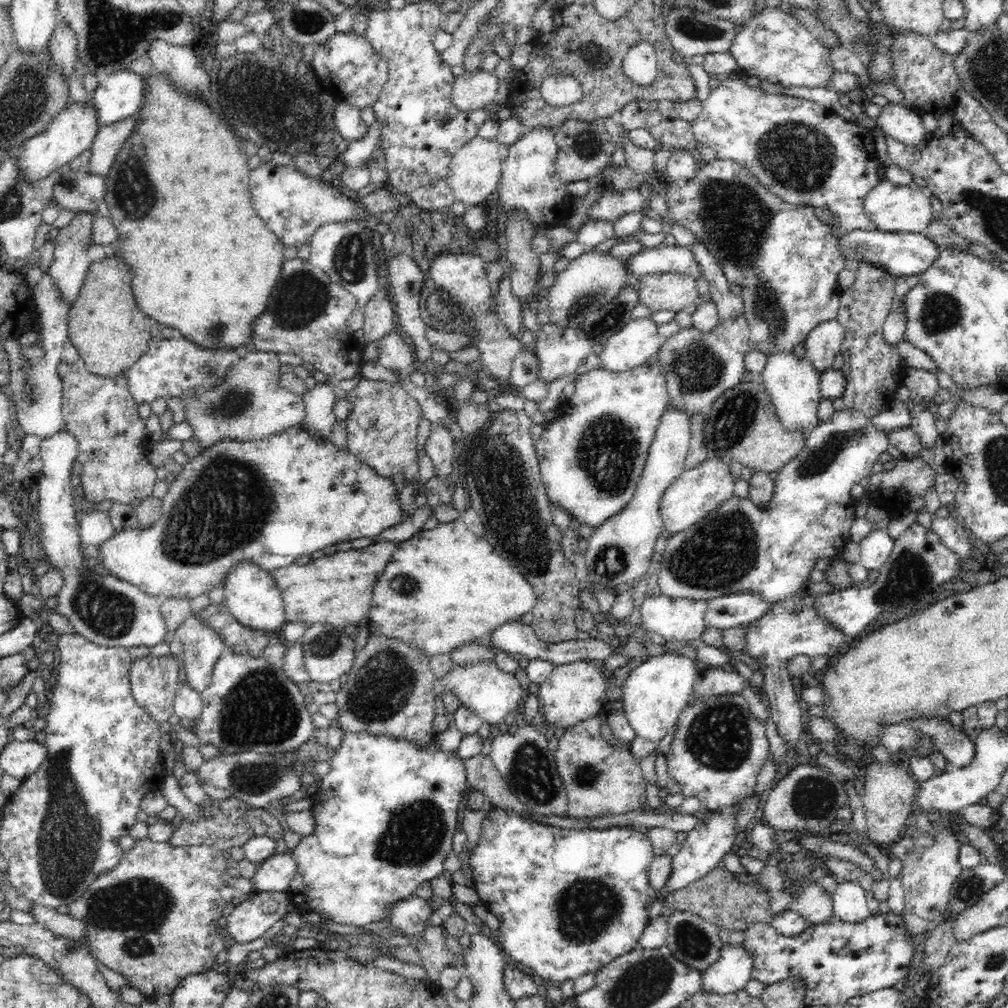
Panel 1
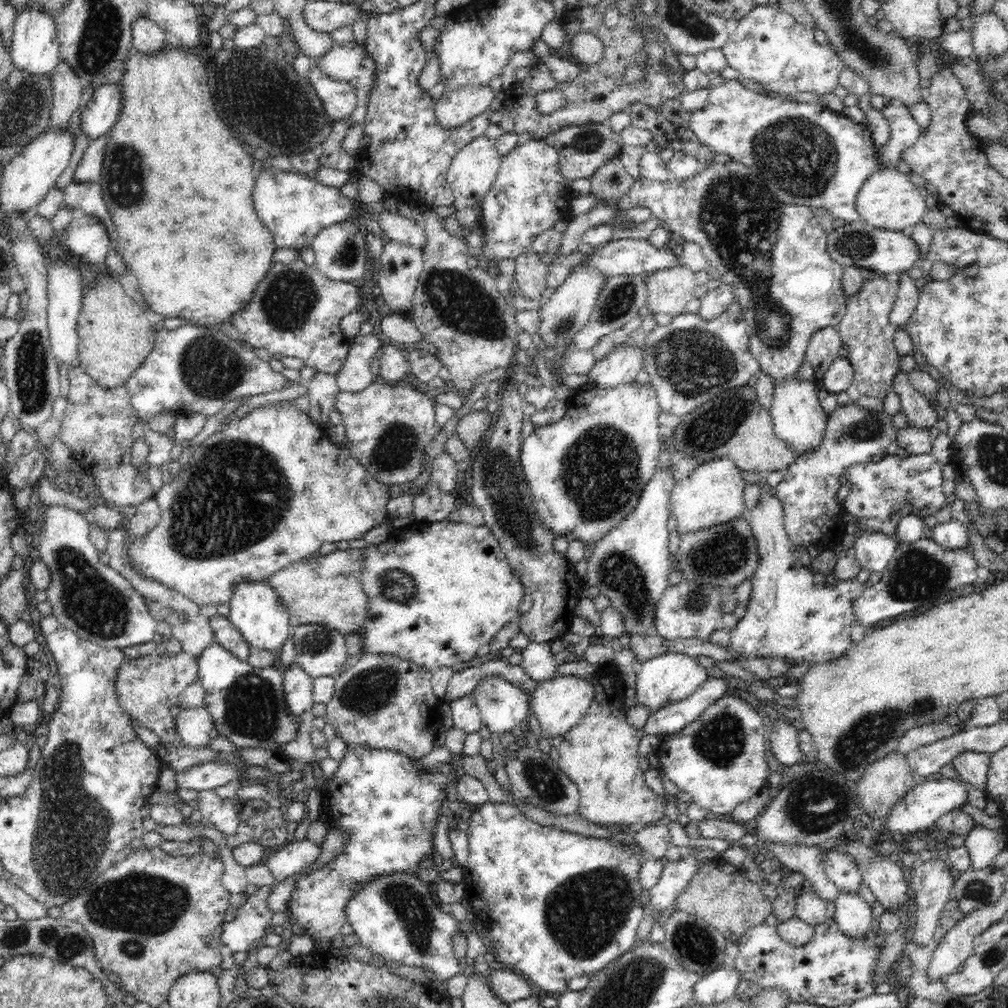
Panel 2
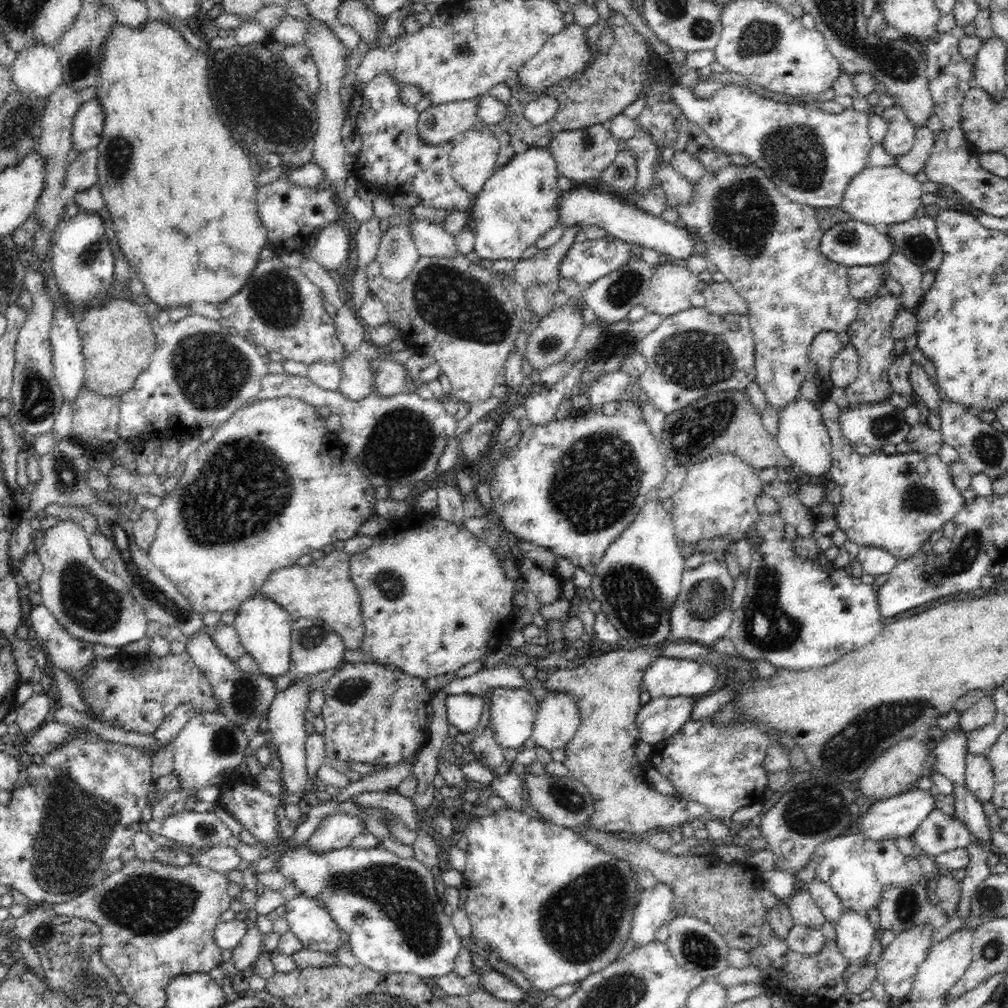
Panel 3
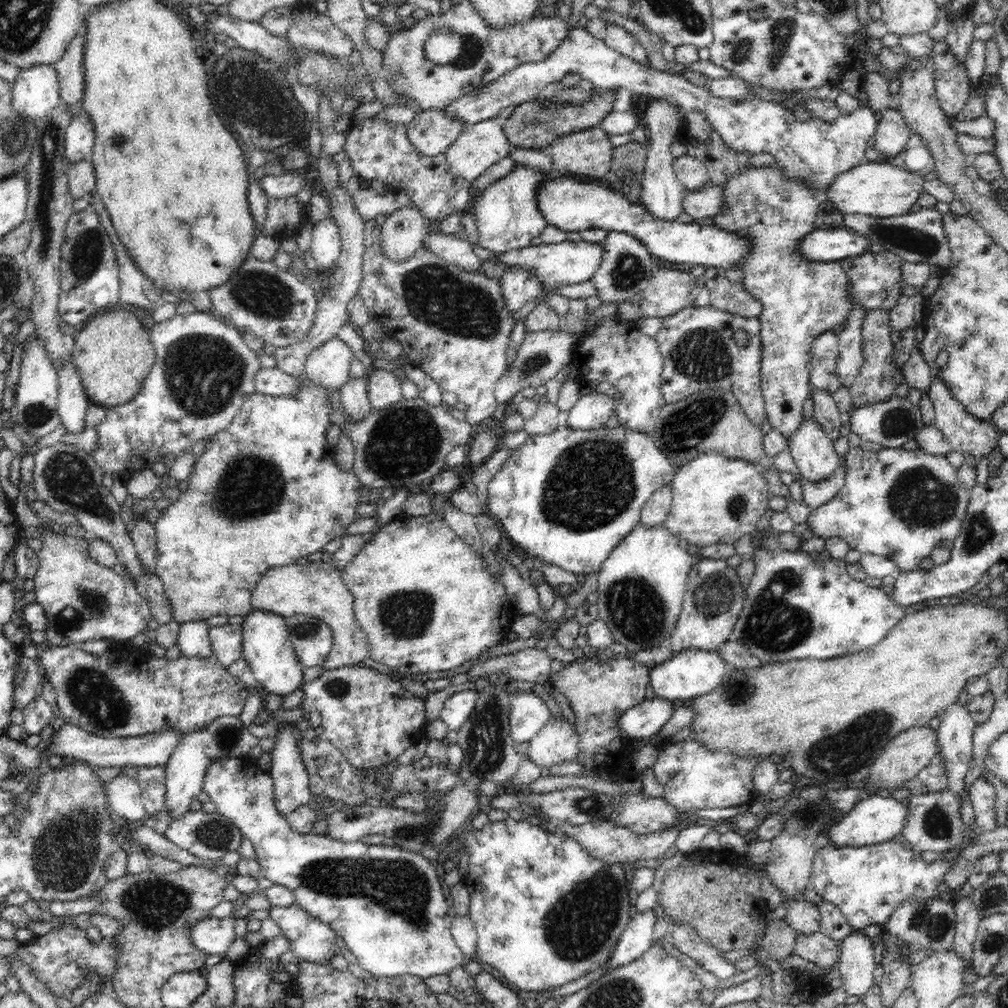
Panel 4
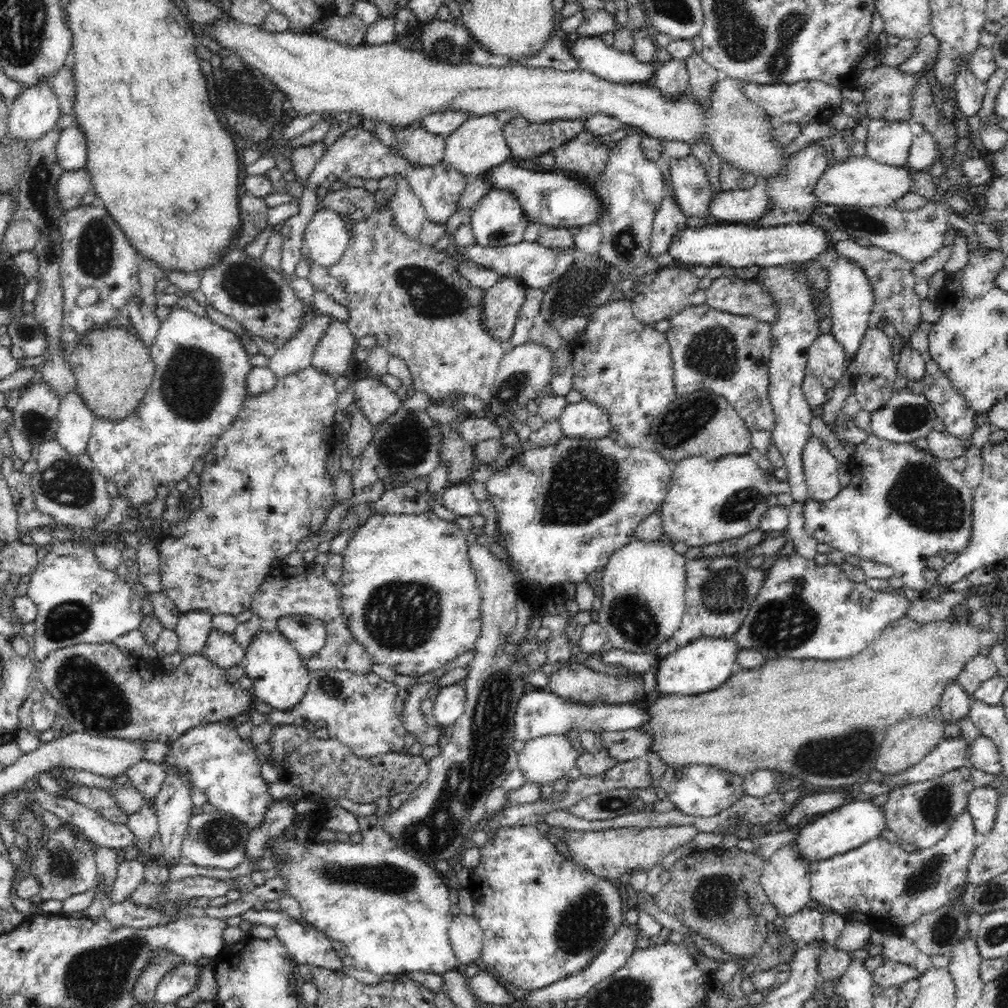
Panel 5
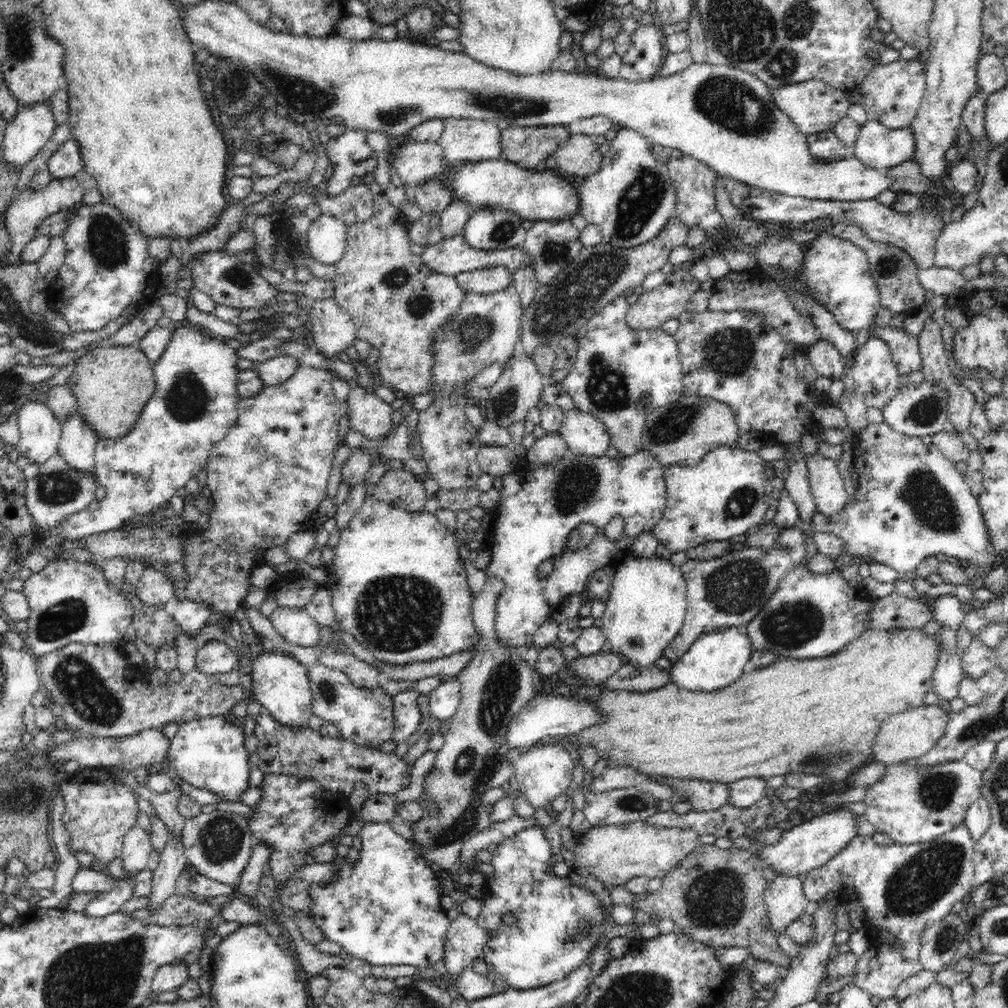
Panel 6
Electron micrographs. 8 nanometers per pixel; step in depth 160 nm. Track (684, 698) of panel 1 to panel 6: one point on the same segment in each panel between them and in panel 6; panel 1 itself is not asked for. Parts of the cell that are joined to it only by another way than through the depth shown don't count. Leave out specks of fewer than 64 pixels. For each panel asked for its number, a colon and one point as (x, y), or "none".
2: (667, 678)
3: (673, 677)
4: (690, 673)
5: (701, 666)
6: (715, 659)

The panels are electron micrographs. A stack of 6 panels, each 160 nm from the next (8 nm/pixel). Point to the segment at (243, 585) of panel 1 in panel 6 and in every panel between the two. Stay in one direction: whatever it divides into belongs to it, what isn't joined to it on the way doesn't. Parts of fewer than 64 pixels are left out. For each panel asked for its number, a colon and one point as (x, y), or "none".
2: (256, 610)
3: (264, 628)
4: (267, 648)
5: (280, 676)
6: (280, 683)

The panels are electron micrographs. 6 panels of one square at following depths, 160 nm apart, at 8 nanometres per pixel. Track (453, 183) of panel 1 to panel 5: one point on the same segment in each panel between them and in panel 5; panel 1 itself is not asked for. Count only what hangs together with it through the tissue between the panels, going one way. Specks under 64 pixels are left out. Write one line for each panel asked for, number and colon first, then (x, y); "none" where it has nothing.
2: (472, 171)
3: (473, 160)
4: (478, 146)
5: (478, 144)

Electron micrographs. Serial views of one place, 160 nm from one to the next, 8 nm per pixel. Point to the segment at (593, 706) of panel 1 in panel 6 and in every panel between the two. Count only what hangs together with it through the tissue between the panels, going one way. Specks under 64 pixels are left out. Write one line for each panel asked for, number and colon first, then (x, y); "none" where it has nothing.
2: (559, 704)
3: (557, 719)
4: (558, 741)
5: (544, 760)
6: (542, 773)

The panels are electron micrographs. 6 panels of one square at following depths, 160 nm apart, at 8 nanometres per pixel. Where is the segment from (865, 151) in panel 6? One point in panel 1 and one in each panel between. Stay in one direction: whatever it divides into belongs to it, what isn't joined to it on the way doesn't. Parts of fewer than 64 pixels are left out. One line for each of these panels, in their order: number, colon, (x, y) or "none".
1: (897, 121)
2: (903, 131)
3: (900, 132)
4: (892, 133)
5: (887, 142)

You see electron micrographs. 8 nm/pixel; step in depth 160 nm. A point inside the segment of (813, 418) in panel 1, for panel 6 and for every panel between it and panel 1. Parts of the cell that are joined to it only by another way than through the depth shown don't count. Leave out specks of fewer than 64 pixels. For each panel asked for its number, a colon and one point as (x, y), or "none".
2: (799, 420)
3: (803, 437)
4: (815, 457)
5: (821, 469)
6: (826, 483)

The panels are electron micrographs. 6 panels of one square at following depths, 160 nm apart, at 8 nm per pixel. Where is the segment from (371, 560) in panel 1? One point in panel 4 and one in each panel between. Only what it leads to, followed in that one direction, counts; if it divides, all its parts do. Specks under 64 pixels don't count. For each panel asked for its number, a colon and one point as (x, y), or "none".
2: (327, 590)
3: (323, 590)
4: (314, 588)

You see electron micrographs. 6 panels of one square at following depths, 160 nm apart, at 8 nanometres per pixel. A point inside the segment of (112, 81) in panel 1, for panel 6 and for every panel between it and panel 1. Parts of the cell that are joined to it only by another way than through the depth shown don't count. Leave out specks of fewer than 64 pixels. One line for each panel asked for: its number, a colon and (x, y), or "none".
2: (101, 112)
3: (88, 122)
4: (79, 139)
5: (71, 149)
6: (66, 161)

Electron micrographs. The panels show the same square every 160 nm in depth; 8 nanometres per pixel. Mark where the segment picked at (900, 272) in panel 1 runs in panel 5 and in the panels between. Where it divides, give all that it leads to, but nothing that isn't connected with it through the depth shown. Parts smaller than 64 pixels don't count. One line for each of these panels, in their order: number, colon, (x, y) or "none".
2: (858, 244)
3: (850, 243)
4: (820, 245)
5: (547, 197)

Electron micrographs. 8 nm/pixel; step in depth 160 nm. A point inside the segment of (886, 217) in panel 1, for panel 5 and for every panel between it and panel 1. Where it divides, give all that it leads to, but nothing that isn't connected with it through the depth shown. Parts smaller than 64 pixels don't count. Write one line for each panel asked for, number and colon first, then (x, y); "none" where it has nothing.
2: (887, 199)
3: (878, 195)
4: (872, 188)
5: (860, 181)

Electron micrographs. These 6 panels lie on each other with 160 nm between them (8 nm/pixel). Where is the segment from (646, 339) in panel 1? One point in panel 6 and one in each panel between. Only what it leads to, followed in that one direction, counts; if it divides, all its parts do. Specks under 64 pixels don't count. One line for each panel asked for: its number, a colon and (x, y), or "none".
2: (624, 362)
3: (604, 388)
4: (592, 411)
5: (586, 420)
6: (583, 433)

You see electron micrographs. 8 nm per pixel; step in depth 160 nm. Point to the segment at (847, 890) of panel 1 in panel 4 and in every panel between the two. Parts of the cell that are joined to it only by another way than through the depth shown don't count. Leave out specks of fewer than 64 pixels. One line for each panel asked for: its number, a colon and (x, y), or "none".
2: (853, 916)
3: (854, 933)
4: (856, 965)

